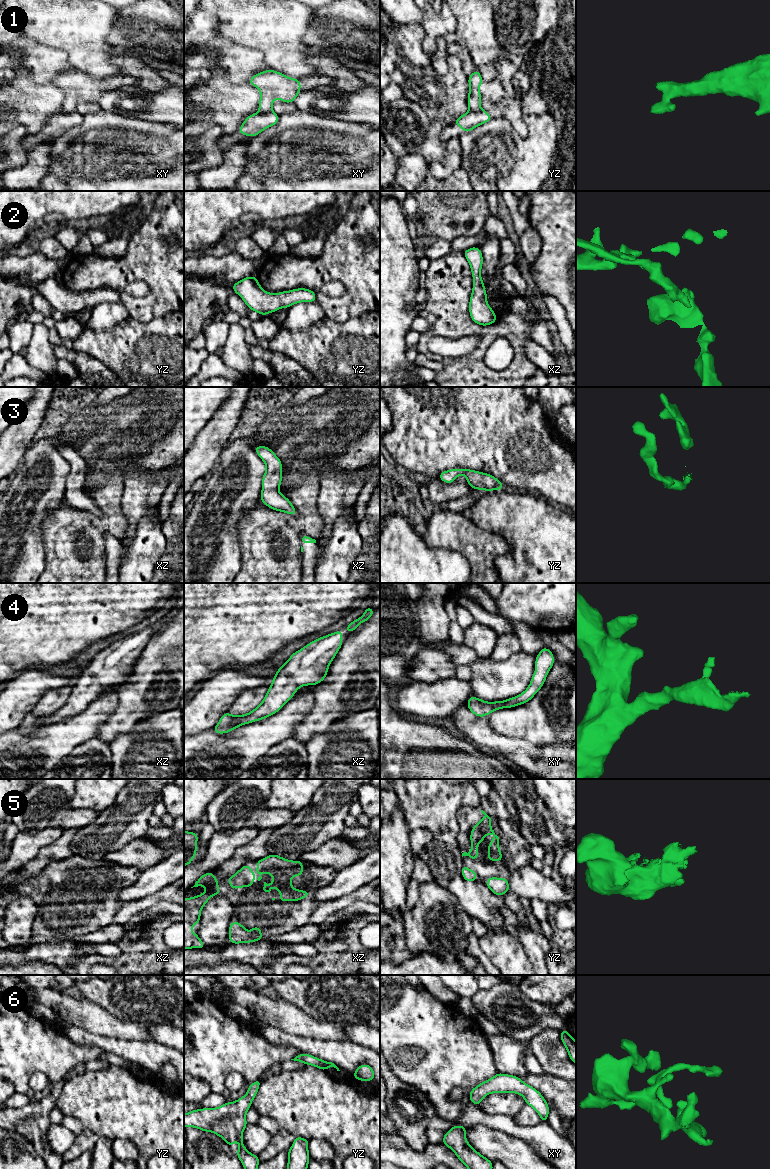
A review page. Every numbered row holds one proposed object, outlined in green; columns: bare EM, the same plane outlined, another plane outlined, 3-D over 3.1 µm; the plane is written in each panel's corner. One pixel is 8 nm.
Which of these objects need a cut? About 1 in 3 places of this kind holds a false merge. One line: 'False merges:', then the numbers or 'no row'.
False merges: 1

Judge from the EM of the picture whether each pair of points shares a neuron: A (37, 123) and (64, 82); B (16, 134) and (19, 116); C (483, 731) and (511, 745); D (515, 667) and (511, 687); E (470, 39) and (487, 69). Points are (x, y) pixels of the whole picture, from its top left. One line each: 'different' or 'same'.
A: different
B: different
C: same
D: same
E: same

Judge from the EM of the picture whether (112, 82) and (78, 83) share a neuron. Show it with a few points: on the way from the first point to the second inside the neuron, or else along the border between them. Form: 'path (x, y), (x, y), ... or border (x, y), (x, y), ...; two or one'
path (104, 84), (86, 84); one

